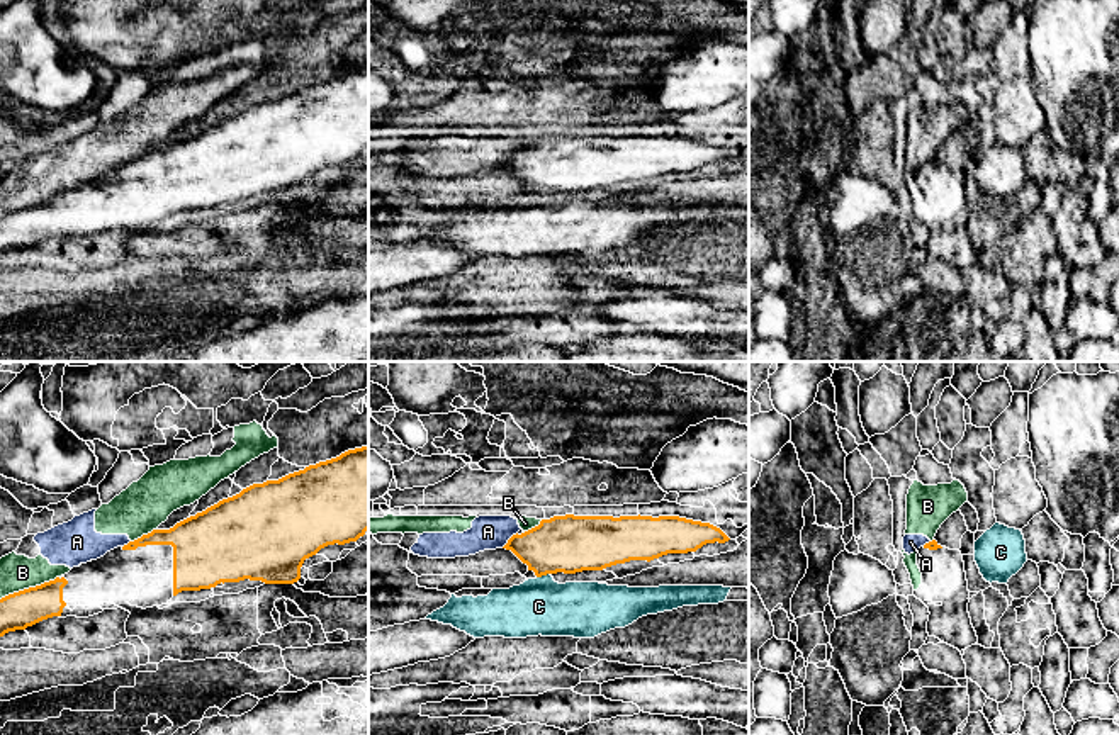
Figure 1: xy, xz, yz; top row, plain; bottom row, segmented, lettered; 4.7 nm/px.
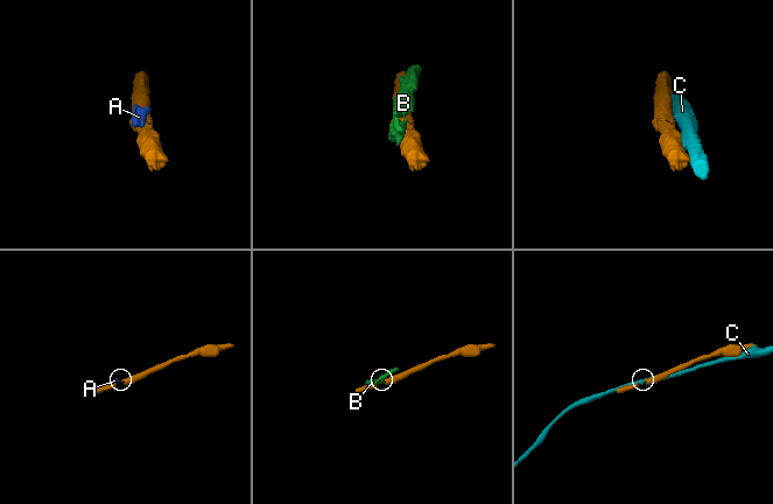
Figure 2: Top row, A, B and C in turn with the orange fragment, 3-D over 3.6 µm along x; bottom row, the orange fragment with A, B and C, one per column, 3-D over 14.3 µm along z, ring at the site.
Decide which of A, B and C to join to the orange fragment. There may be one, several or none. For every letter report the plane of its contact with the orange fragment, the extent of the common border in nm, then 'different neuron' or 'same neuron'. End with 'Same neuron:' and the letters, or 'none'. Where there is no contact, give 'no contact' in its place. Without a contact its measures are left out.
A: xz | 110 nm | different neuron
B: xy | 300 nm | different neuron
C: xz | 70 nm | different neuron
Same neuron: none

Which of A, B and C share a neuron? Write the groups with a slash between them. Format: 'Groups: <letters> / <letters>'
Groups: A B / C

